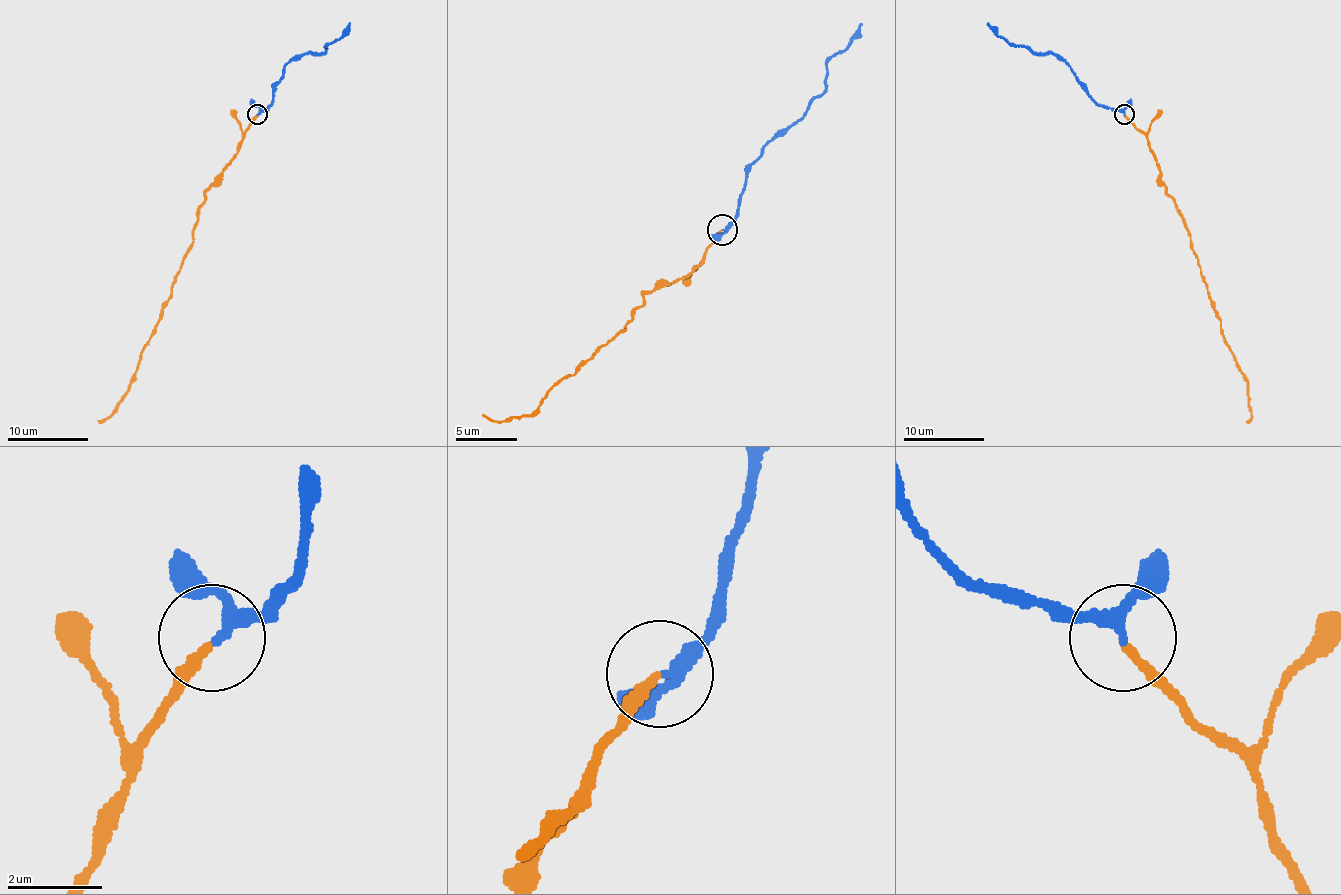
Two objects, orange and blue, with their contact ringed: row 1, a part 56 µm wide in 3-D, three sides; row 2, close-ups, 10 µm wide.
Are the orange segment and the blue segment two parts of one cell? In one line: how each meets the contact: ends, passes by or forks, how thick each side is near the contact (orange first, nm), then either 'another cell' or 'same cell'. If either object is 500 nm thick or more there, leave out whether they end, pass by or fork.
orange ends; blue passes by; calibres 190 and 240 nm; same cell

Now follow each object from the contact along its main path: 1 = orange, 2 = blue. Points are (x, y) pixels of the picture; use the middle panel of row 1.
1: (721, 229), (685, 278), (657, 284), (626, 327), (559, 382), (531, 416), (498, 422), (482, 413)
2: (721, 229), (734, 219), (746, 170), (770, 143), (795, 124), (826, 88), (826, 66), (862, 23)

